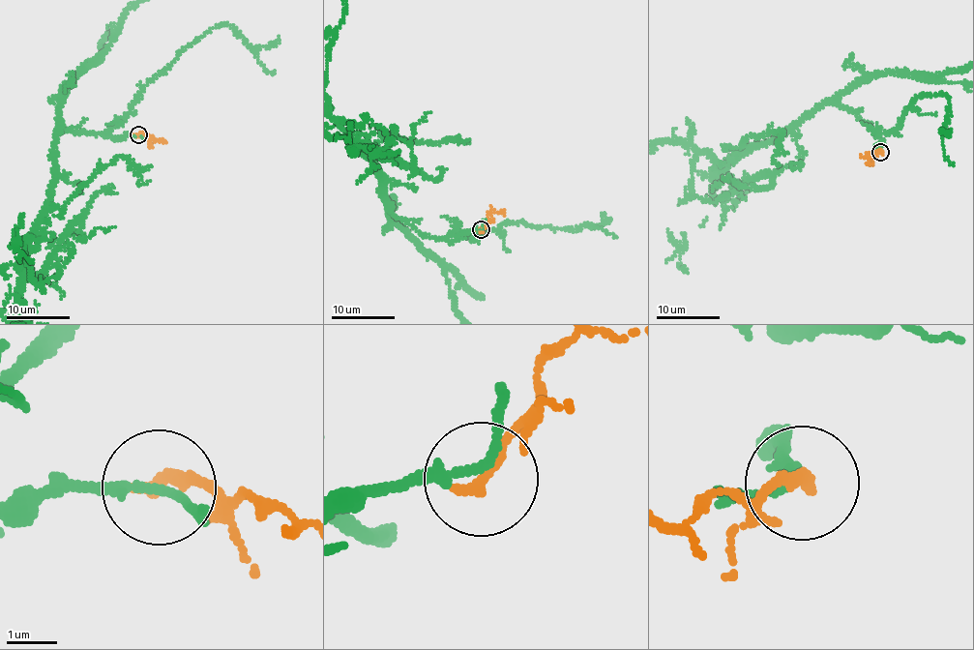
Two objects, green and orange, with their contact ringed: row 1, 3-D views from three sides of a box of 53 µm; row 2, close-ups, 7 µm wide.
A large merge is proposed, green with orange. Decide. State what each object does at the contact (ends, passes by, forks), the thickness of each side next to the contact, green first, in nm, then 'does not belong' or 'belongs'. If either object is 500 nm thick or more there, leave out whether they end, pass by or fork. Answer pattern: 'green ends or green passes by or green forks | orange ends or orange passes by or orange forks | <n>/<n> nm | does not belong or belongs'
green passes by | orange ends | 180/280 nm | belongs

